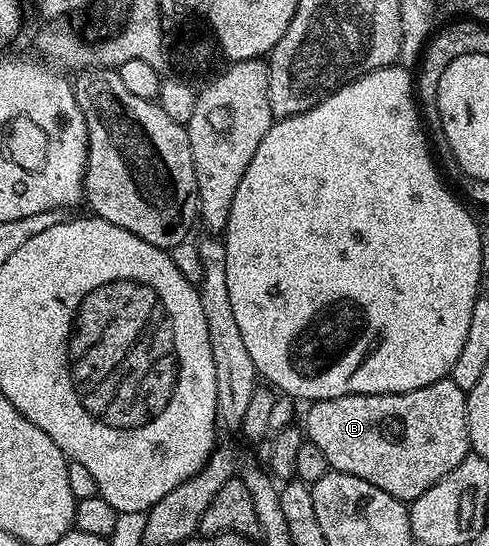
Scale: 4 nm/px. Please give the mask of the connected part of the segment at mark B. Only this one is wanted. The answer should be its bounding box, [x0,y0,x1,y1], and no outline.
[303,378,470,501]

